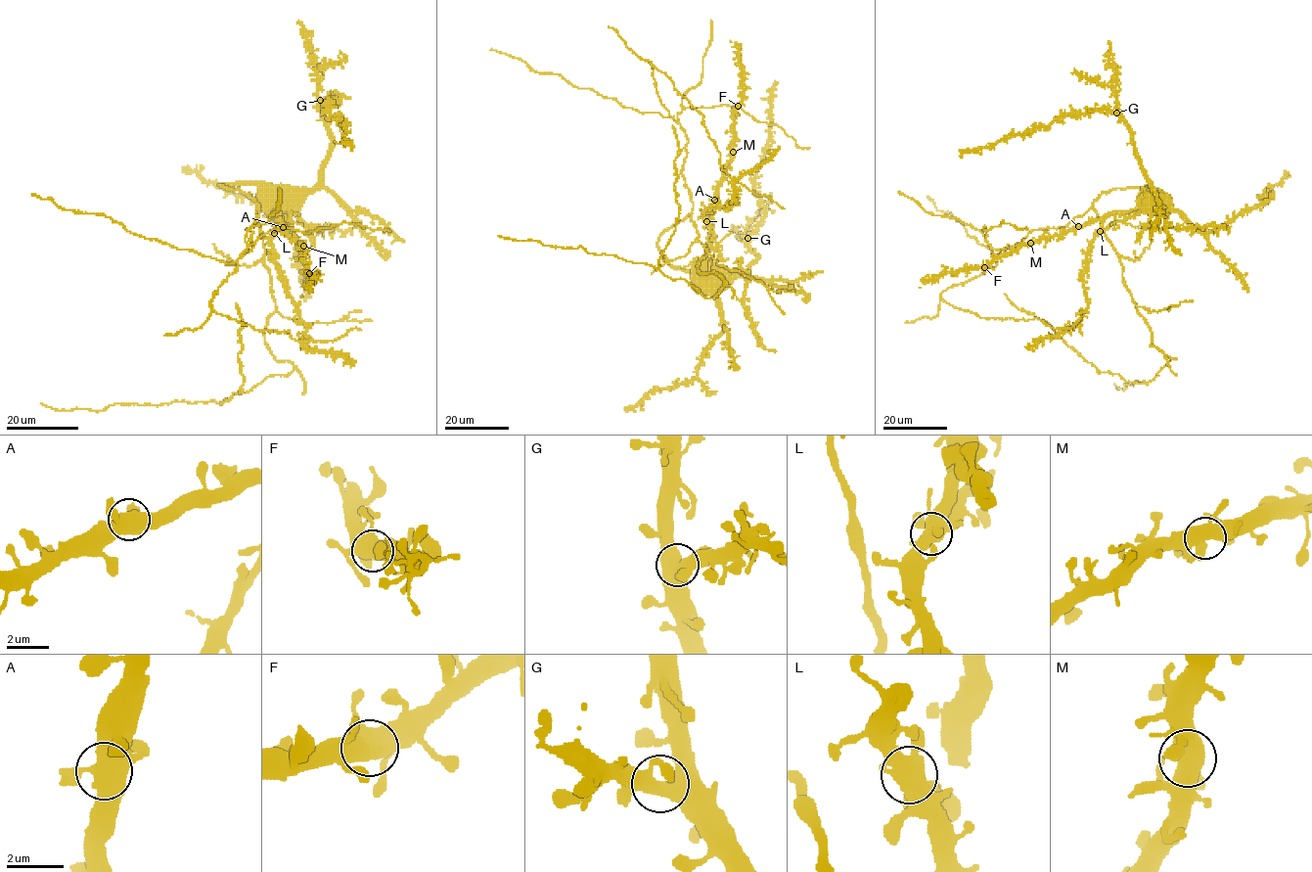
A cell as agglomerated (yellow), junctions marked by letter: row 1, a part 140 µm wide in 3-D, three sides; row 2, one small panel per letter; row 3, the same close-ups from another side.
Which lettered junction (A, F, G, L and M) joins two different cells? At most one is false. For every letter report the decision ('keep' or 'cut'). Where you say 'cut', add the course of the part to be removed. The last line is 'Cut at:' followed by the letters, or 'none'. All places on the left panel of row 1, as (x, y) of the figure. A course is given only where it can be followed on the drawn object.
A: keep
F: keep
G: keep
L: cut
M: keep
Cut at: L

